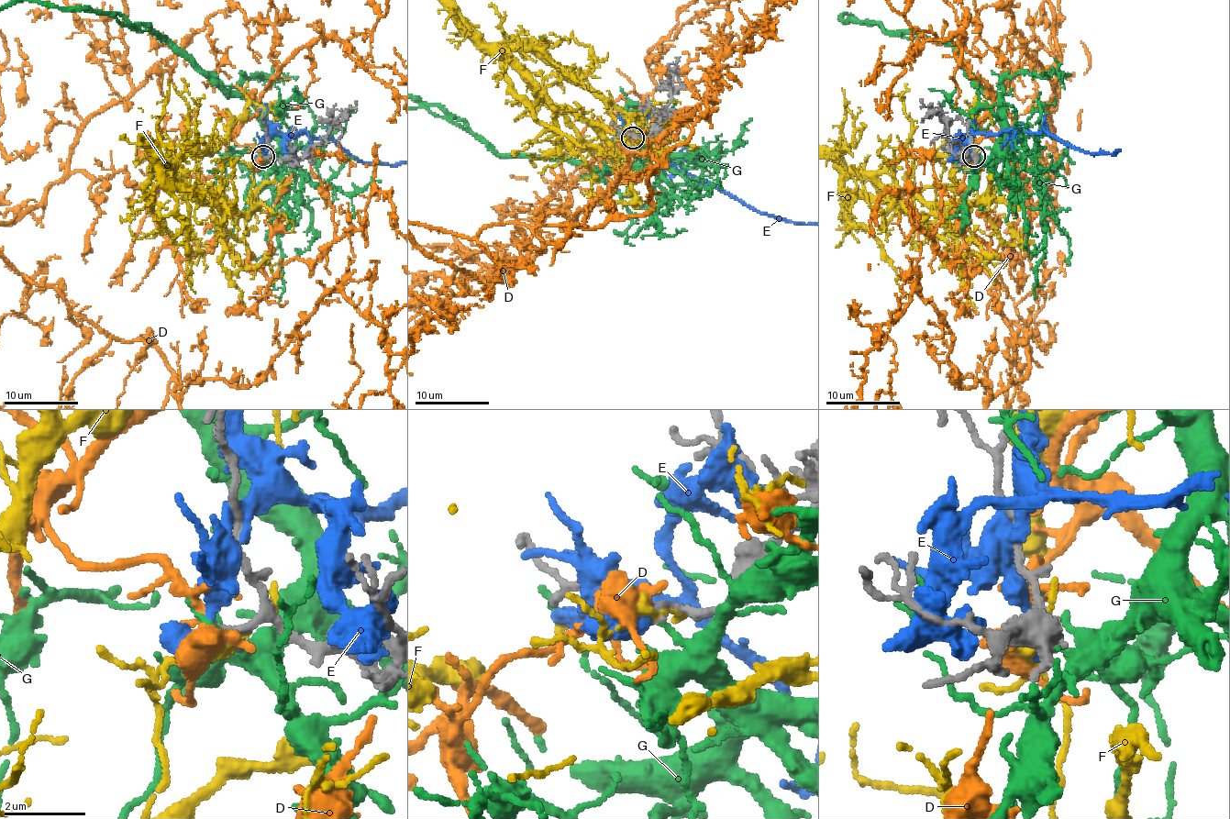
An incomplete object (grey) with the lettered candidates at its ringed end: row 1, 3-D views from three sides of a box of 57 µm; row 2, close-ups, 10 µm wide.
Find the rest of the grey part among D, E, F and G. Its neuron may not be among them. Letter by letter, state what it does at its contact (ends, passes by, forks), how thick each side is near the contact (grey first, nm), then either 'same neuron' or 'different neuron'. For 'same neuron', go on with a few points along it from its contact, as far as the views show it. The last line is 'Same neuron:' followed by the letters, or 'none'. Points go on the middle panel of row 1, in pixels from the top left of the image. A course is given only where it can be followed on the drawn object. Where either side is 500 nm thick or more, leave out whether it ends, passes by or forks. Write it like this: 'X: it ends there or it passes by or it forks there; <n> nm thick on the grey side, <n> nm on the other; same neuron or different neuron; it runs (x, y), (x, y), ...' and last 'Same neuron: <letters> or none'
D: it forks there; 220 nm thick on the grey side, 360 nm on the other; same neuron
E: it passes by; 220 nm thick on the grey side, 400 nm on the other; different neuron
F: it ends there; 200 nm thick on the grey side, 170 nm on the other; different neuron
G: it passes by; 240 nm thick on the grey side, 110 nm on the other; different neuron
Same neuron: D

